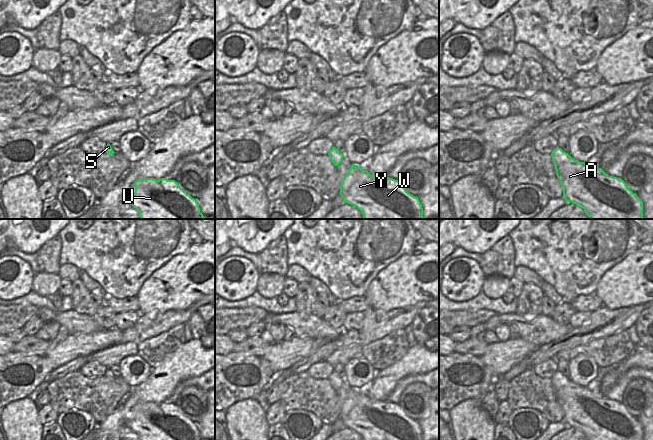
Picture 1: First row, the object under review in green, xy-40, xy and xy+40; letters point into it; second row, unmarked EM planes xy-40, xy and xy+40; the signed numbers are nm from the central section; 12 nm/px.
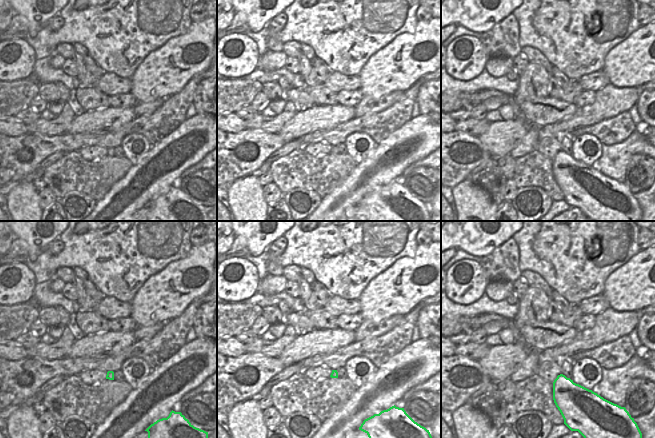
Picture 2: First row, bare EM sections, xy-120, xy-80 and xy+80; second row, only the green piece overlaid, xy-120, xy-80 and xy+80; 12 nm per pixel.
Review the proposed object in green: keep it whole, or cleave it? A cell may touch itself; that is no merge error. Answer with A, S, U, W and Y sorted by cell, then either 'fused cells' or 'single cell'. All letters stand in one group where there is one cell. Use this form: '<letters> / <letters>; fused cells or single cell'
A S U W Y; single cell

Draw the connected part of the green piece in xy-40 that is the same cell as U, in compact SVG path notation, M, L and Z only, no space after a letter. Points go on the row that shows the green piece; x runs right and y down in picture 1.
M140 178L135 181L135 193L126 199L138 212L140 219L204 219L196 199L187 194L175 180Z

